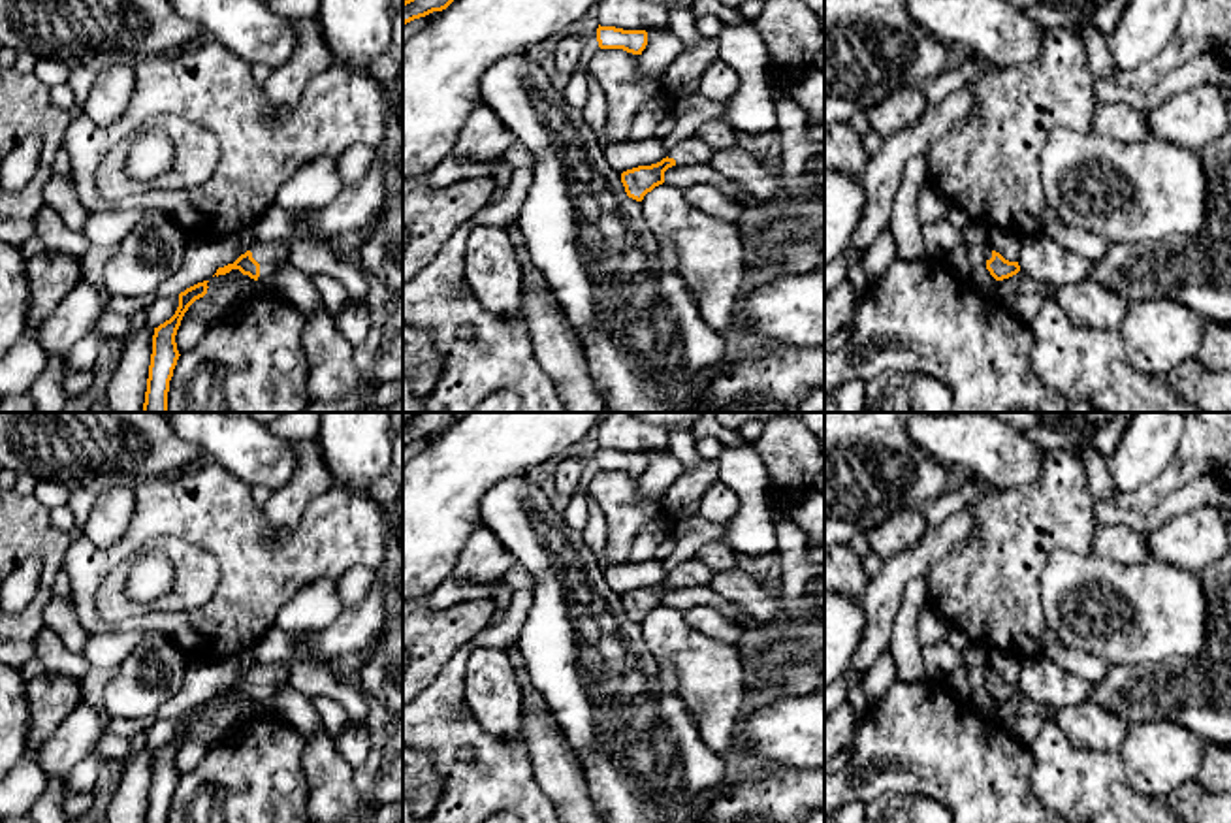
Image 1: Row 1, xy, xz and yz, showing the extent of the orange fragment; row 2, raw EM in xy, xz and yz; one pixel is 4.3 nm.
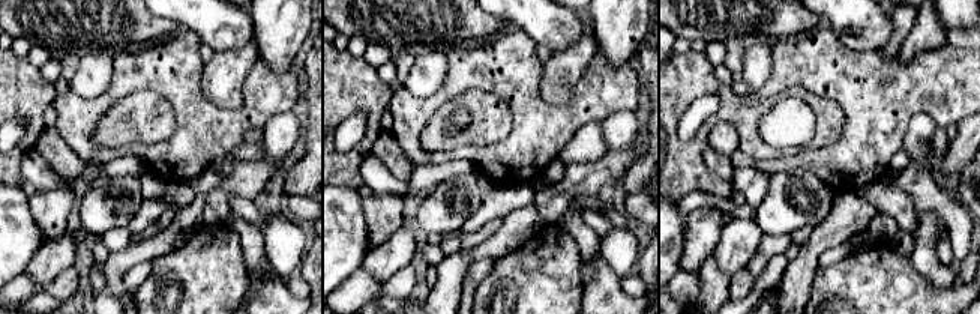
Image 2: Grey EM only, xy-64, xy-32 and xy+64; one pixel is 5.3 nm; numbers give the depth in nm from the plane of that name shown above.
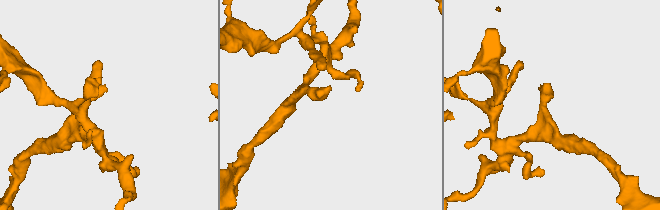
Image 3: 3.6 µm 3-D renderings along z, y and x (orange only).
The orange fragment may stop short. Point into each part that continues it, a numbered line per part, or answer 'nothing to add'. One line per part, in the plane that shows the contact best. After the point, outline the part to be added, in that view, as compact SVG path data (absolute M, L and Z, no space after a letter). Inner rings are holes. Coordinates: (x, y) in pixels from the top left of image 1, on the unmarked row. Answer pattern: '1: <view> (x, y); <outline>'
1: xy (270, 678); M258 663L254 669L250 669L252 680L260 686L260 699L258 704L271 704L277 691L288 684L288 665L277 663L277 665L262 665Z

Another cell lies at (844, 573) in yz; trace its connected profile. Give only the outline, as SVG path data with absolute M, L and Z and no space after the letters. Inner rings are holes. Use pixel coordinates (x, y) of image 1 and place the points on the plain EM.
M824 544L824 591L858 599L868 580L870 576L862 567L862 557L849 546Z

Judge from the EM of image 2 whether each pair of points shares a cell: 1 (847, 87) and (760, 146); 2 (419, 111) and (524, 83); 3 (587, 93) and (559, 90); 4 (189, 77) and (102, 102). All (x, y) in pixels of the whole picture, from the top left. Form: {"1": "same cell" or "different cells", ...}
{"1": "different cells", "2": "same cell", "3": "different cells", "4": "same cell"}

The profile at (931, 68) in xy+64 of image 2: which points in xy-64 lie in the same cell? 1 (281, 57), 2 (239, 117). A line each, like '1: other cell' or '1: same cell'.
1: other cell
2: same cell

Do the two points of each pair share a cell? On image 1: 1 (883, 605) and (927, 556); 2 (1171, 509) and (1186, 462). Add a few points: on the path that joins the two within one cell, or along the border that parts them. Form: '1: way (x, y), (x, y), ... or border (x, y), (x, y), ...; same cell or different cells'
1: way (885, 592), (913, 564); same cell
2: border (1211, 475), (1175, 488), (1156, 507), (1143, 513); different cells

